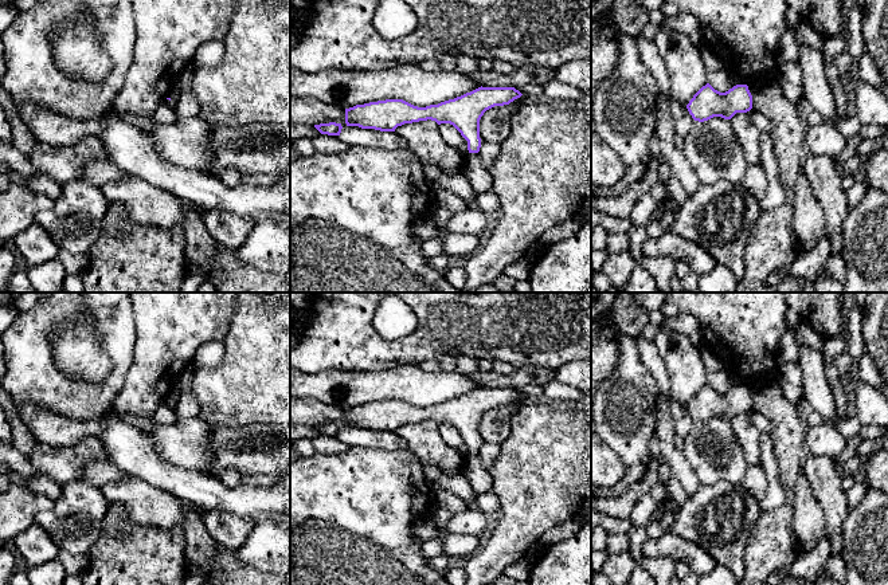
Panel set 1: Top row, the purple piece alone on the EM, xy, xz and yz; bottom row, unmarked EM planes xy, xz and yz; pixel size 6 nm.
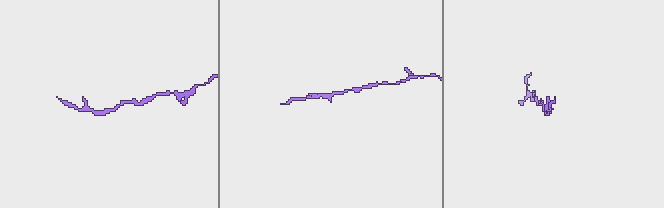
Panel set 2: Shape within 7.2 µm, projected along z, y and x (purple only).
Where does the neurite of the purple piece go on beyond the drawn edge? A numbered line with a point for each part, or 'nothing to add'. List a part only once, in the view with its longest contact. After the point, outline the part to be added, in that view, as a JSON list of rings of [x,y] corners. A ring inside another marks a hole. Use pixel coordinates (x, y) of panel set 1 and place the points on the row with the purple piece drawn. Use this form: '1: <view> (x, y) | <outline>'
1: yz (773, 246) | [[[778,79],[748,90],[752,109],[772,122],[770,136],[786,199],[779,207],[763,212],[752,225],[746,246],[746,271],[738,282],[738,292],[815,292],[814,282],[801,278],[782,278],[774,286],[767,282],[771,274],[789,268],[801,254],[791,220],[795,184],[806,157],[807,125],[797,105],[786,99]]]

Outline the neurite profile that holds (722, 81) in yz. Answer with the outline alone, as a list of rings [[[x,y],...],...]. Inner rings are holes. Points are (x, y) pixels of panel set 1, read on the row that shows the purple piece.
[[[727,68],[708,72],[708,83],[720,93],[725,93],[736,85],[746,85],[743,81],[732,76]]]

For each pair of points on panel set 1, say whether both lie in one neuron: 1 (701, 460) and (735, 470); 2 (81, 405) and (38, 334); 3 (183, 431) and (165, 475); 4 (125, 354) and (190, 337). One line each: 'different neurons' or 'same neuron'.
1: same neuron
2: same neuron
3: different neurons
4: different neurons

